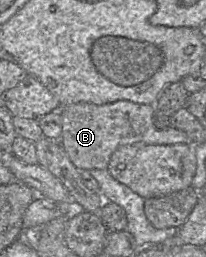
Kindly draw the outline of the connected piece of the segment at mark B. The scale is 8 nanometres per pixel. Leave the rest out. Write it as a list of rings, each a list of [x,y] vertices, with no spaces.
[[[128,100],[96,105],[75,103],[60,109],[62,115],[62,134],[60,143],[71,162],[78,169],[107,169],[113,152],[123,145],[133,143],[181,144],[189,143],[187,134],[169,126],[165,129],[154,125],[155,105],[139,104]]]

